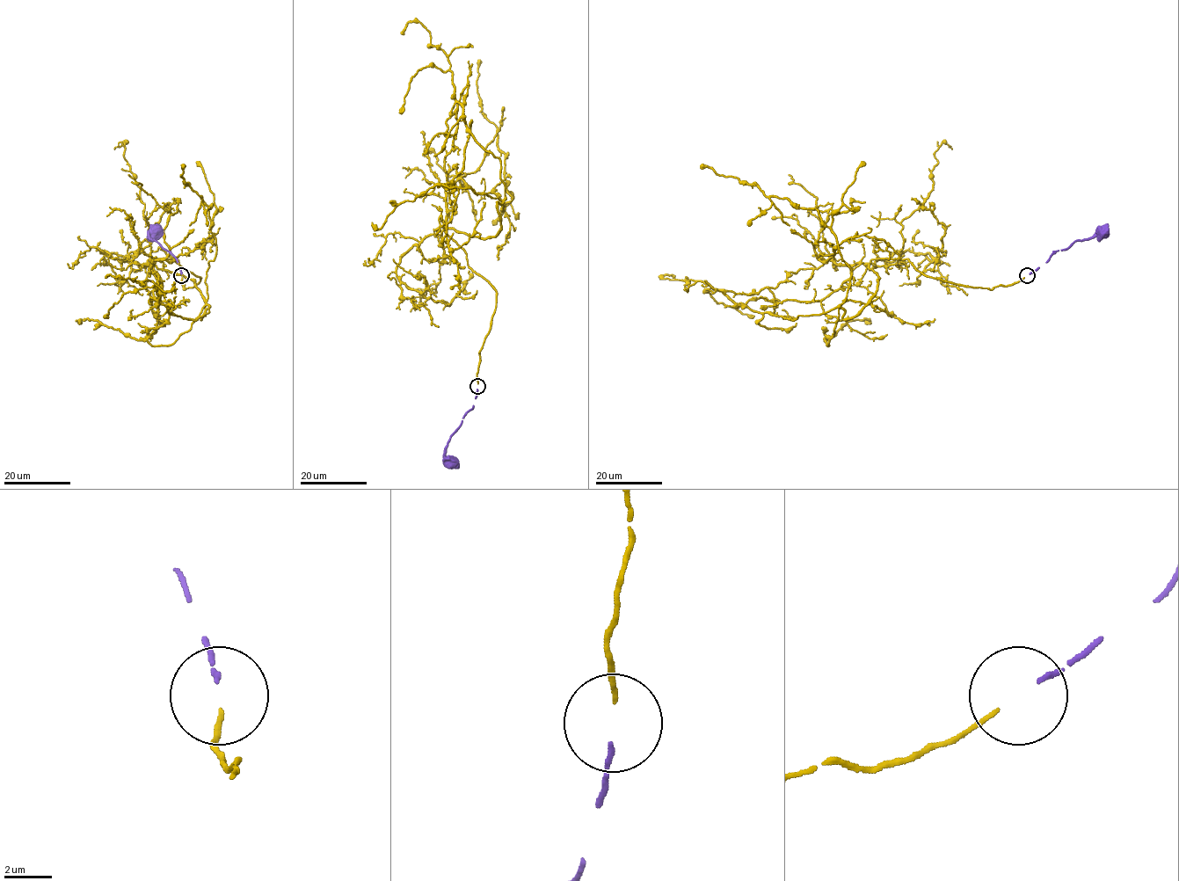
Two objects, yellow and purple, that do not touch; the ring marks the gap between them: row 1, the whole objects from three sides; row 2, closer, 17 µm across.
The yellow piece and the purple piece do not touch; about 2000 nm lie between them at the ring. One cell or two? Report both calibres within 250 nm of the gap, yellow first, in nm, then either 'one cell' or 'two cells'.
180/220 nm | one cell

